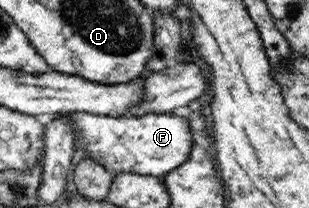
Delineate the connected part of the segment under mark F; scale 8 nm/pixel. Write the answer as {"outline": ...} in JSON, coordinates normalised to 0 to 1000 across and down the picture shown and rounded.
{"outline":[[[246,543],[259,596],[259,668],[282,736],[311,750],[350,817],[440,822],[447,837],[537,846],[608,784],[634,712],[628,644],[608,563],[563,543],[476,548],[447,567],[395,567],[382,553]]]}

